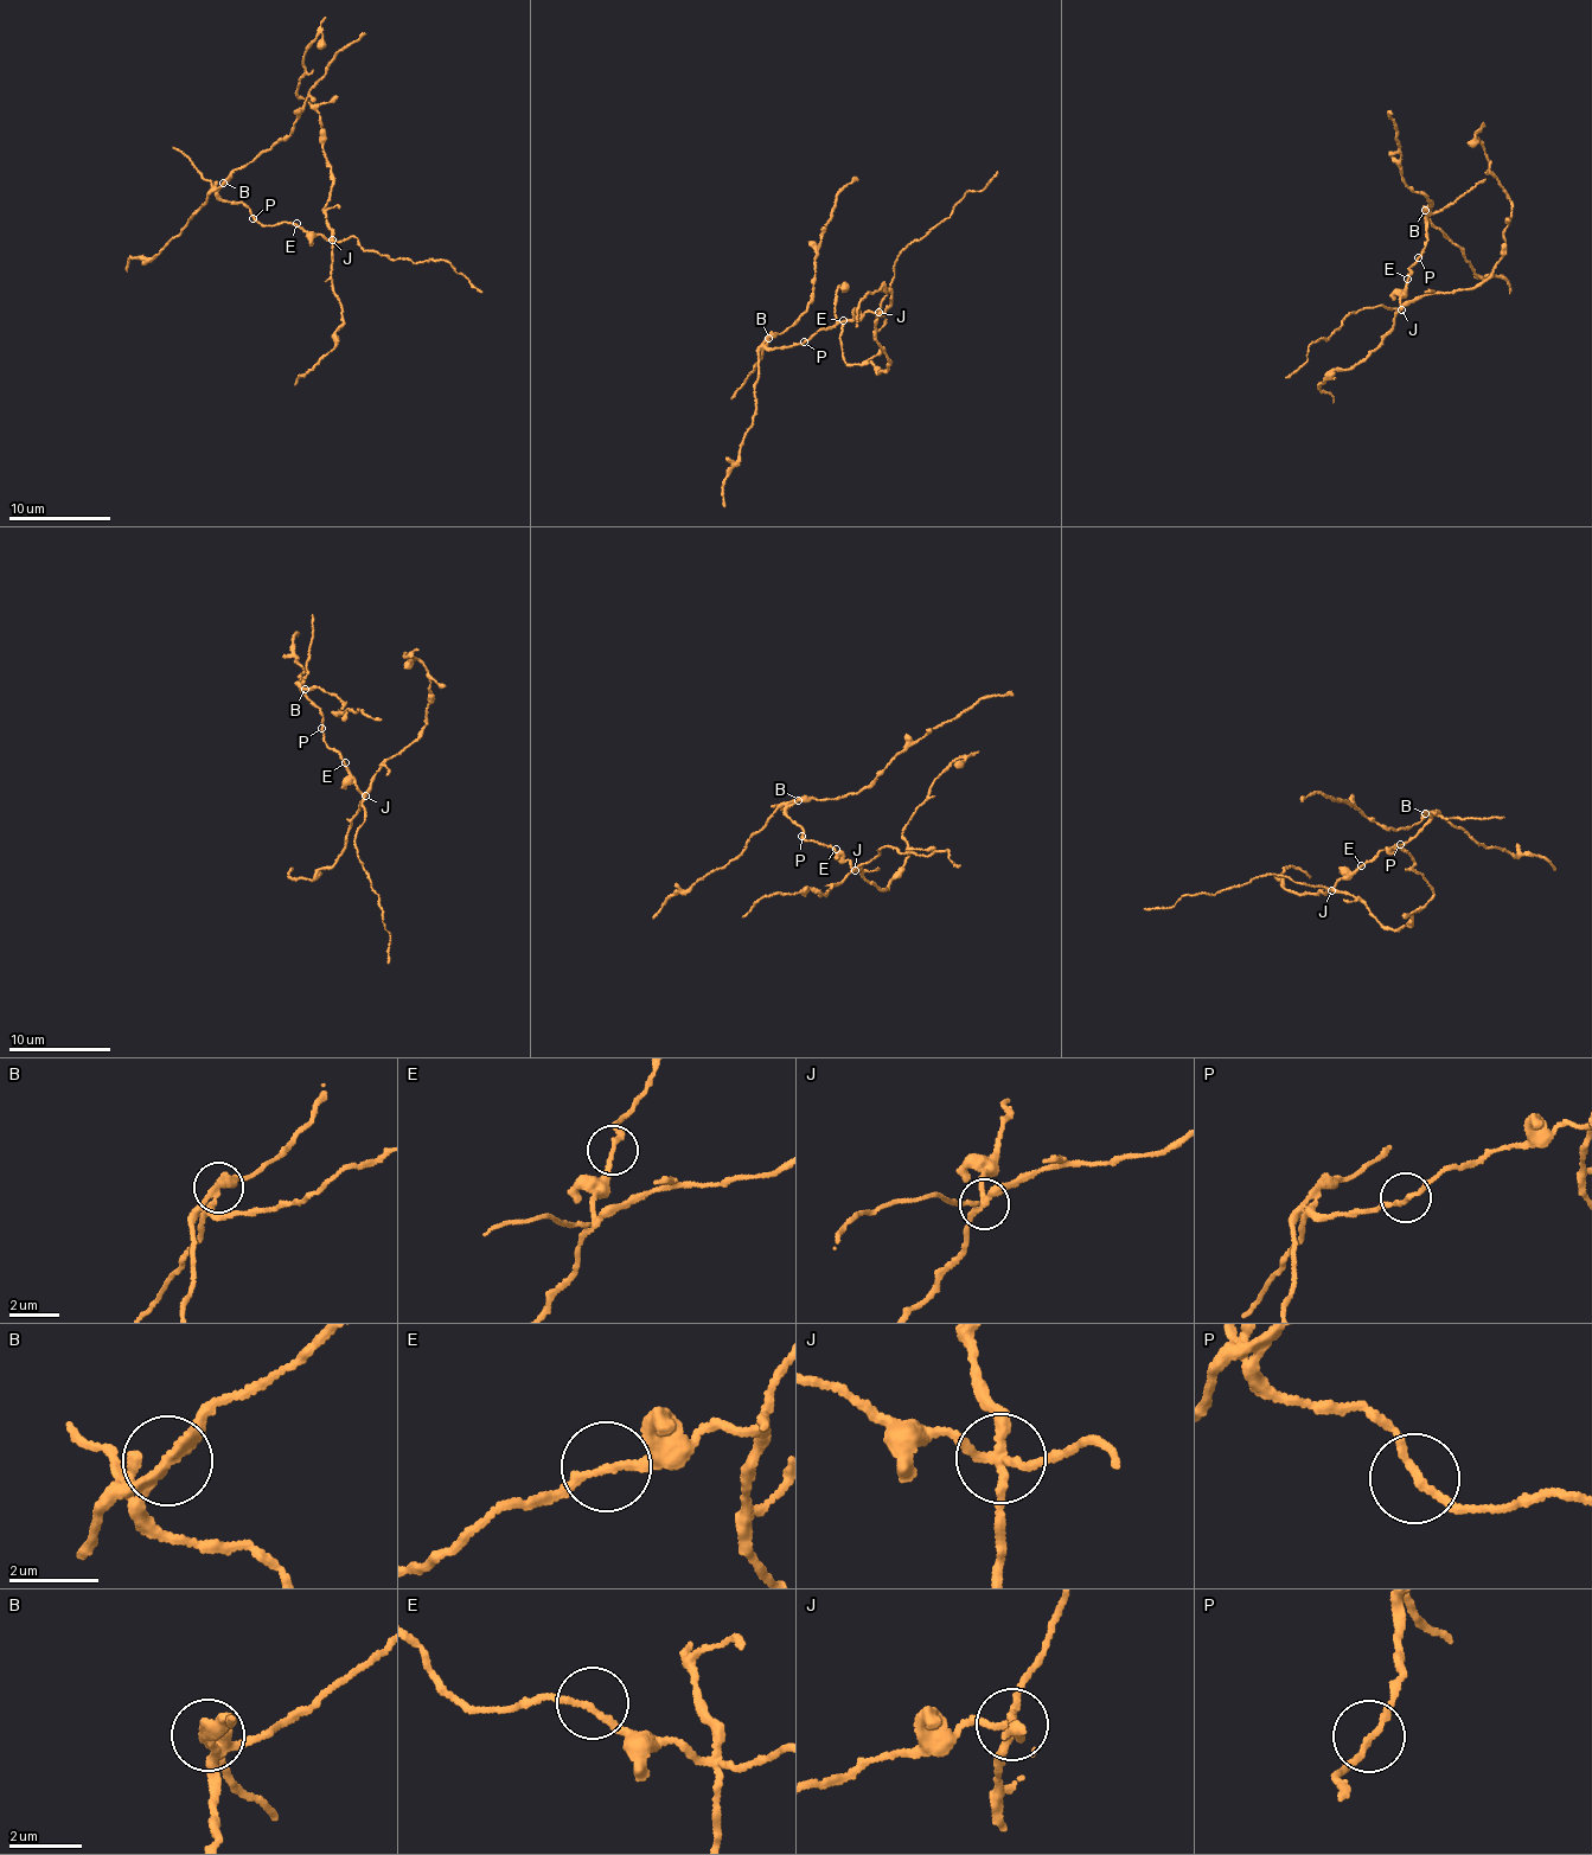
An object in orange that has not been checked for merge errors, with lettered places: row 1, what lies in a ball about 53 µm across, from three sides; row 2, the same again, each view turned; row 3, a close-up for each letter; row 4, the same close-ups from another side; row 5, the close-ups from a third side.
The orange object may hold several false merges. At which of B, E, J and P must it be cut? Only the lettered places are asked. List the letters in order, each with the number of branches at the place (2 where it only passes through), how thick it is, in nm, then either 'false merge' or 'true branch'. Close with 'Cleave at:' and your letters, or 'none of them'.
B: 2 branches meet; 280 nm thick; false merge
E: 2 branches meet; 170 nm thick; true branch
J: 4 branches meet; 240 nm thick; false merge
P: 2 branches meet; 170 nm thick; true branch
Cleave at: B, J

